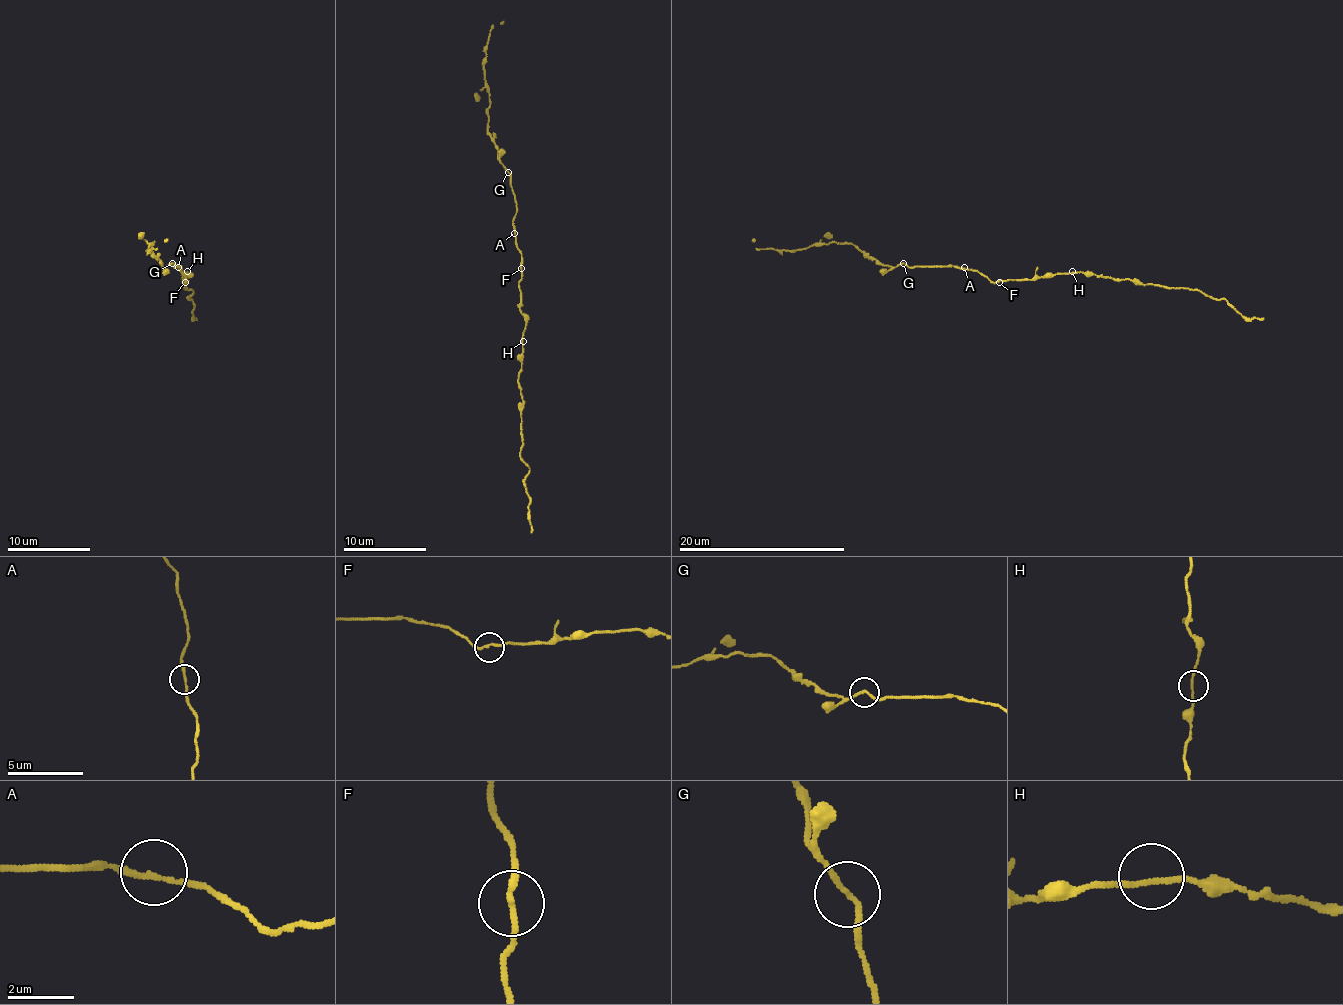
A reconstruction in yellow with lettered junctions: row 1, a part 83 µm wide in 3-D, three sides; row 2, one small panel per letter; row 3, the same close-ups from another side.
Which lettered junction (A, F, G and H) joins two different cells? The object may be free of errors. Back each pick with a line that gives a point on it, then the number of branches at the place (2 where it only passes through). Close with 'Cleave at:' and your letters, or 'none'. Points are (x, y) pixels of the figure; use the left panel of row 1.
Cleave at: none

